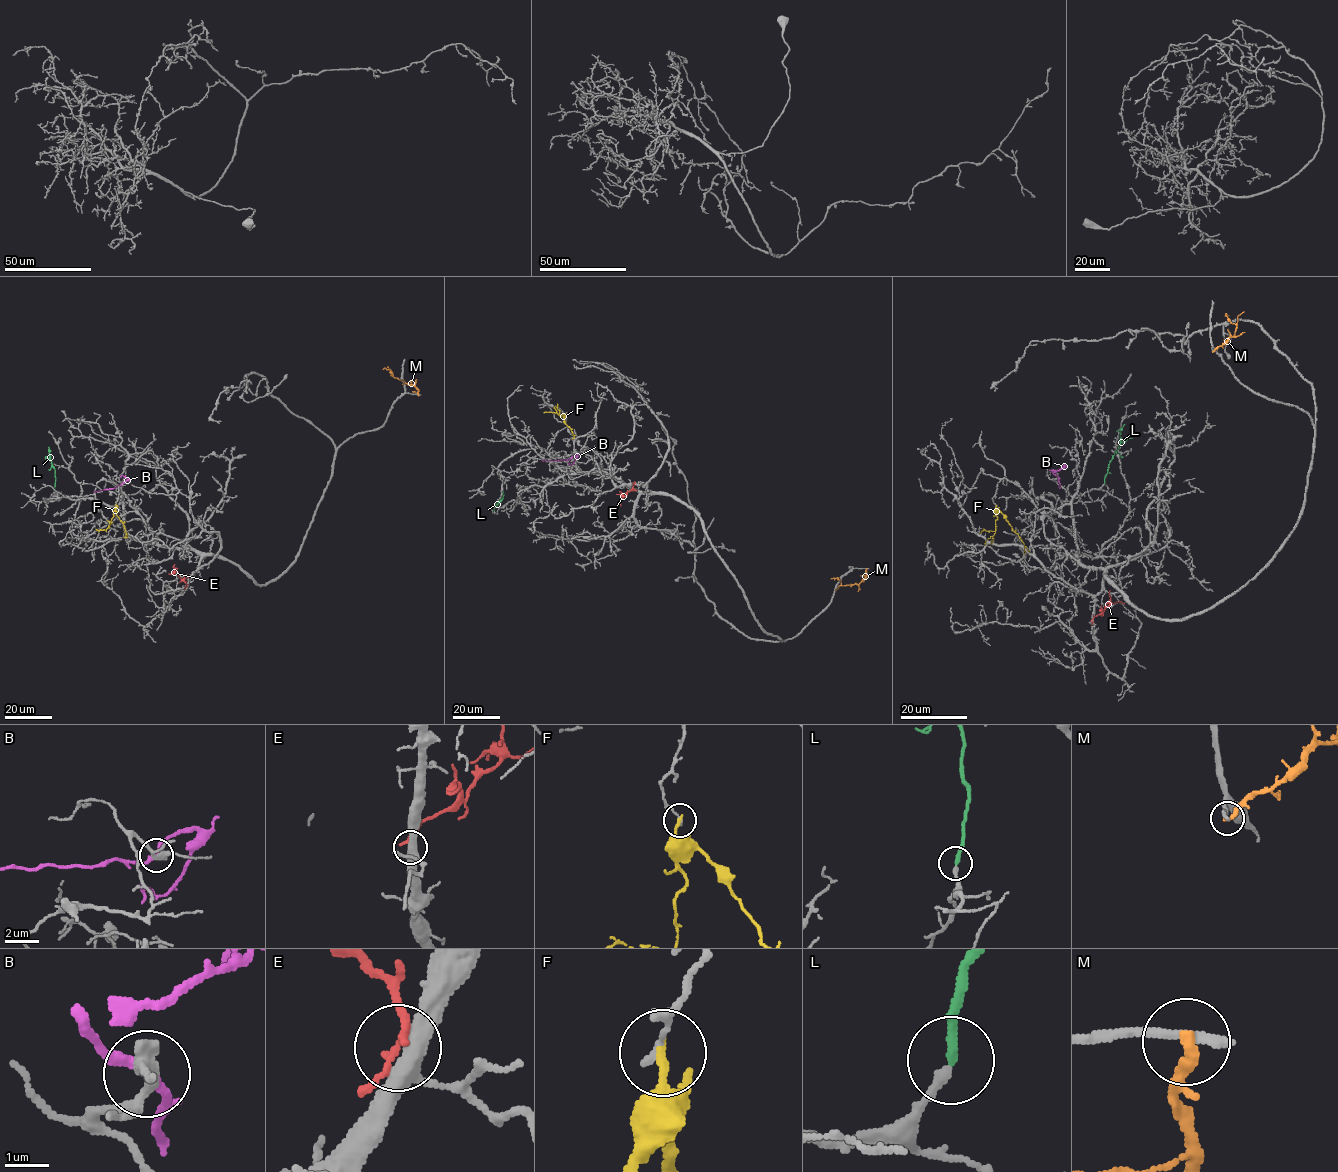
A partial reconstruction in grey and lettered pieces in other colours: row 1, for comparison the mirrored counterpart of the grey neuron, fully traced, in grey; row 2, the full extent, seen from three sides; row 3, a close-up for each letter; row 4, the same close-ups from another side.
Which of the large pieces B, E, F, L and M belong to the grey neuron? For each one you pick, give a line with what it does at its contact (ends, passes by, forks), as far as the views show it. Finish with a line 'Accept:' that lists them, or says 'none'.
B: it passes by
L: it ends
Accept: B, L

